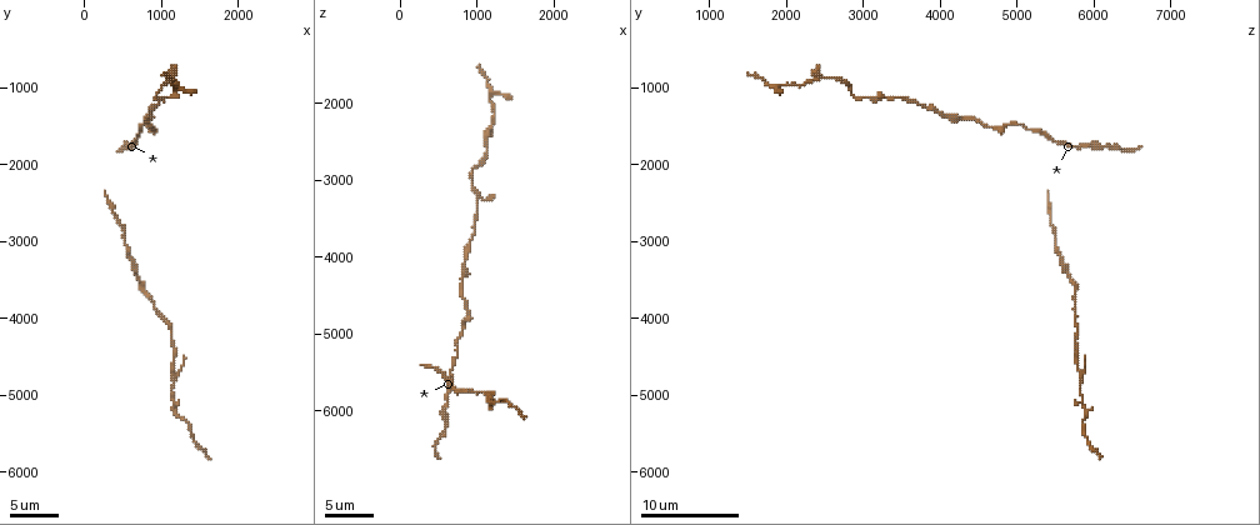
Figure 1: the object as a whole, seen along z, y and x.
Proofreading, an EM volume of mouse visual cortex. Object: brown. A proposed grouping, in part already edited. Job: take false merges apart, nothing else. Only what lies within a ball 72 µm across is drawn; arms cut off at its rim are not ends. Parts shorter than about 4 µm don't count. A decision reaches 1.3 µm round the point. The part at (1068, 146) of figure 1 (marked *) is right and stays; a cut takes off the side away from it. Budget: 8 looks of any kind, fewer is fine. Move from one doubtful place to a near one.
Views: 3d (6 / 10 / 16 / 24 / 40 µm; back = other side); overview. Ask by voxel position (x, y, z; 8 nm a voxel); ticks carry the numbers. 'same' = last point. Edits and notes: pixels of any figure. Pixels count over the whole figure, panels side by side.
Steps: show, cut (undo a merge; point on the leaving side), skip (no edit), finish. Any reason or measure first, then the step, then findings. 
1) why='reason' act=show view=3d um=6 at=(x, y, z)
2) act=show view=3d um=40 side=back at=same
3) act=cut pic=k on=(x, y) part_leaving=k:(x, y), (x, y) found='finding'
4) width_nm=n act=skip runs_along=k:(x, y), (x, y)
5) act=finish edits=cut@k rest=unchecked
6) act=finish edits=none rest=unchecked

why='thick turns thin' act=show view=3d um=6 at=(700, 3450, 5700)

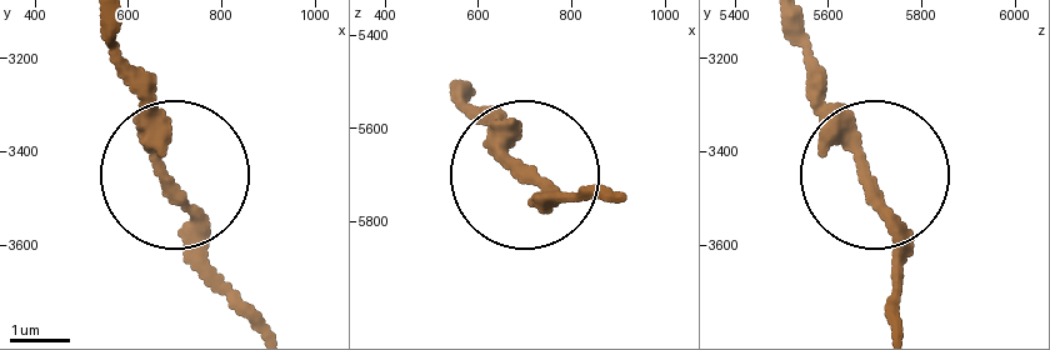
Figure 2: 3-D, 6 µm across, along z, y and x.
act=show view=3d um=6 side=back at=(670, 3445, 5675)

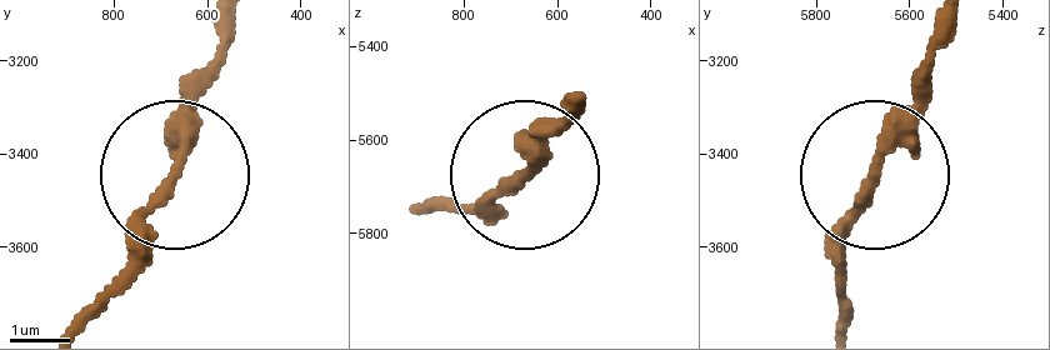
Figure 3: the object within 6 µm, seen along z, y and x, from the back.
act=skip found='continuous, no second neuron'

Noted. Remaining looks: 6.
why='two arms in line, one across' act=show view=3d um=6 at=(1150, 5050, 5850)

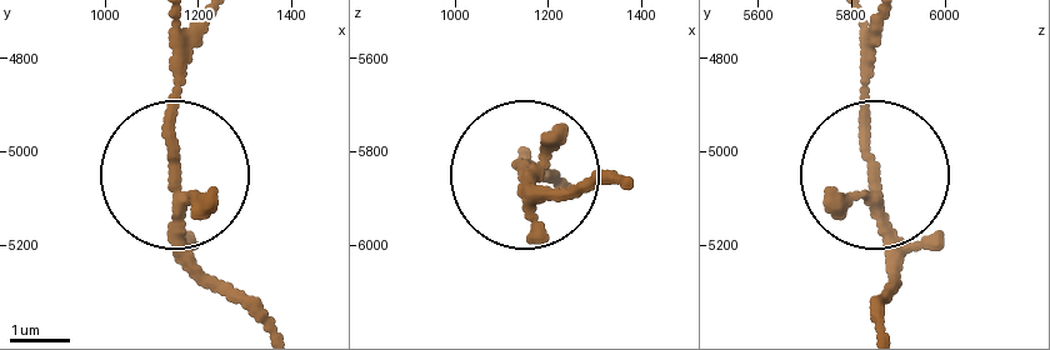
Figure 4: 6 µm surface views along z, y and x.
act=show view=3d um=6 side=back at=(1150, 5040, 5845)

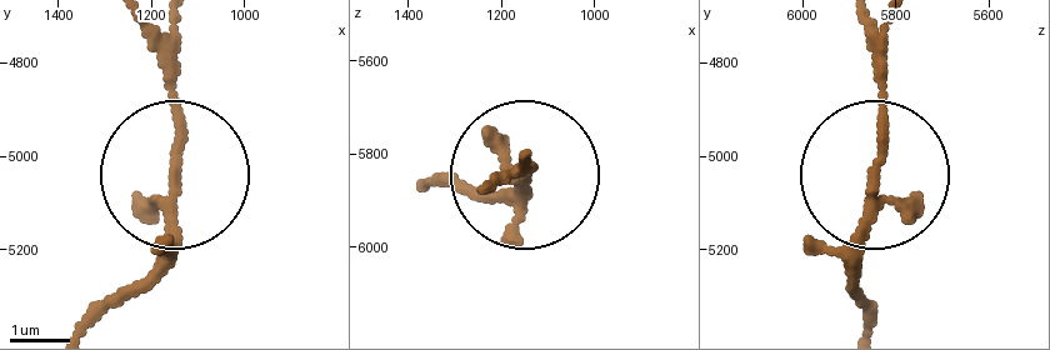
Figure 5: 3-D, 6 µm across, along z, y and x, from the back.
act=skip runs_along=5:(891, 24), (856, 303) found='one neuron here'

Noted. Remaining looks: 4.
why='three arms meet' act=show view=3d um=10 at=(1000, 1150, 3350)

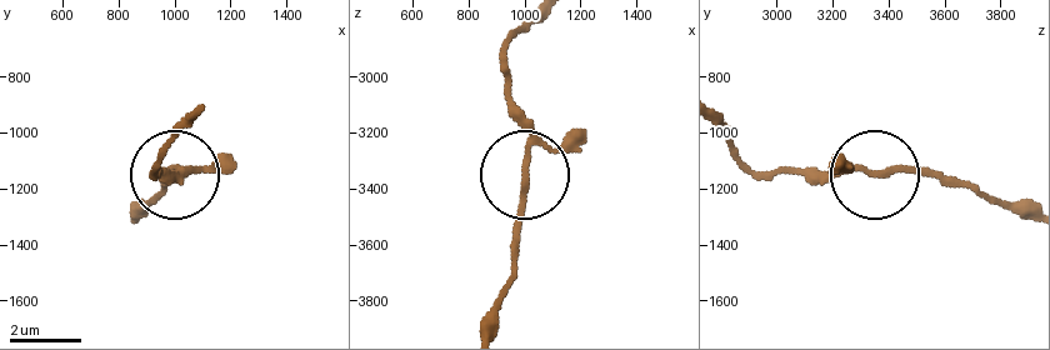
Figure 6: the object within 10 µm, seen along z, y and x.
arms=3 act=skip runs_along=6:(1029, 218), (903, 169), (763, 169) found='one neuron here'

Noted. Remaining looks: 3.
why='sudden change in width' act=show view=3d um=10 at=(1200, 900, 2300)

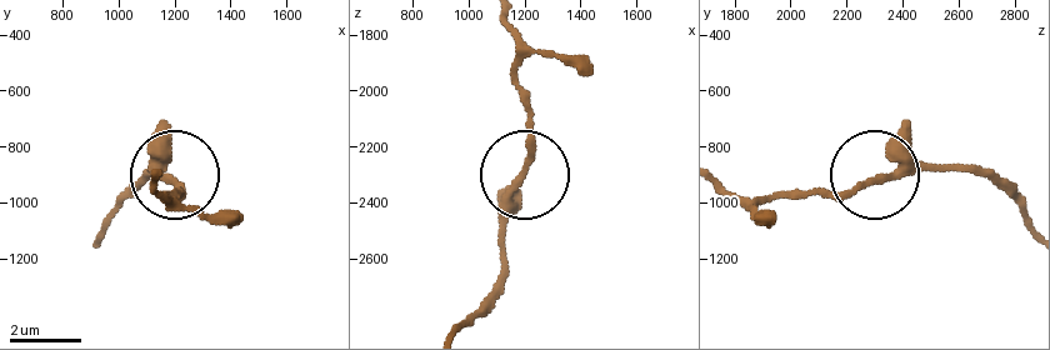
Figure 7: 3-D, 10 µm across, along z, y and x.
act=show view=3d um=10 side=back at=(1200, 940, 2270)

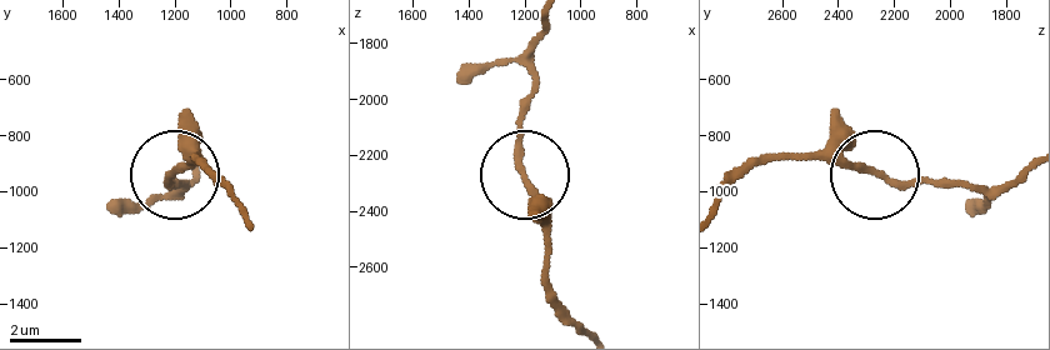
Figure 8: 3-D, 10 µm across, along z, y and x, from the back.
width_nm=190 act=skip runs_along=8:(723, 193), (785, 156), (839, 156), (901, 184), (953, 184) found='continuous, no second neuron'

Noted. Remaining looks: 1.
act=finish edits=none rest=unchecked

